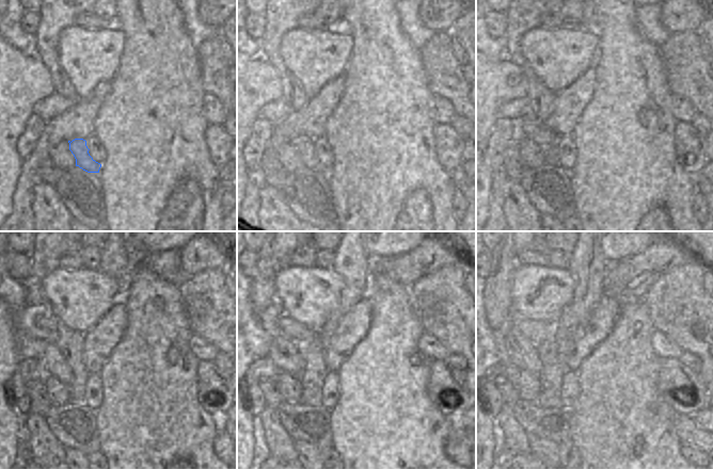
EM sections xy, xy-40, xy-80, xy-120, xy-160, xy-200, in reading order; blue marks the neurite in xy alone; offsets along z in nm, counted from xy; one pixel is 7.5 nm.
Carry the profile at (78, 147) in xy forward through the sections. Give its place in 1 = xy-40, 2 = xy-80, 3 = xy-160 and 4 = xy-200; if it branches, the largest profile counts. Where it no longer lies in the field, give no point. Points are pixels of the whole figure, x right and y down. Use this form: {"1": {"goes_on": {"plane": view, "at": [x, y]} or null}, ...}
{"1": {"goes_on": {"plane": "xy-40", "at": [306, 144]}}, "2": {"goes_on": {"plane": "xy-80", "at": [529, 127]}}, "3": {"goes_on": {"plane": "xy-160", "at": [283, 352]}}, "4": {"goes_on": {"plane": "xy-200", "at": [519, 351]}}}

